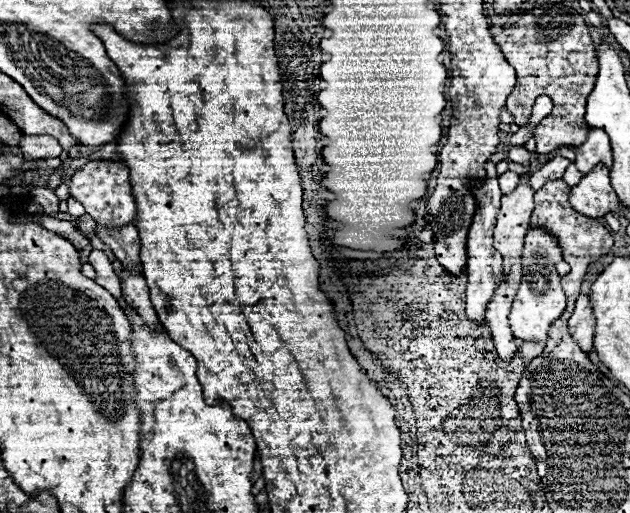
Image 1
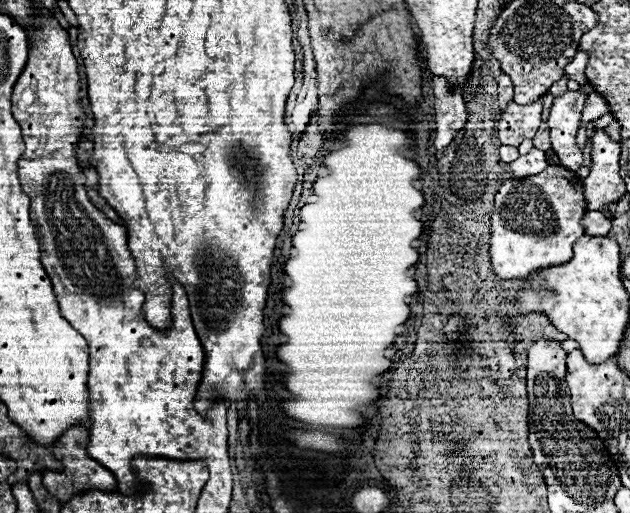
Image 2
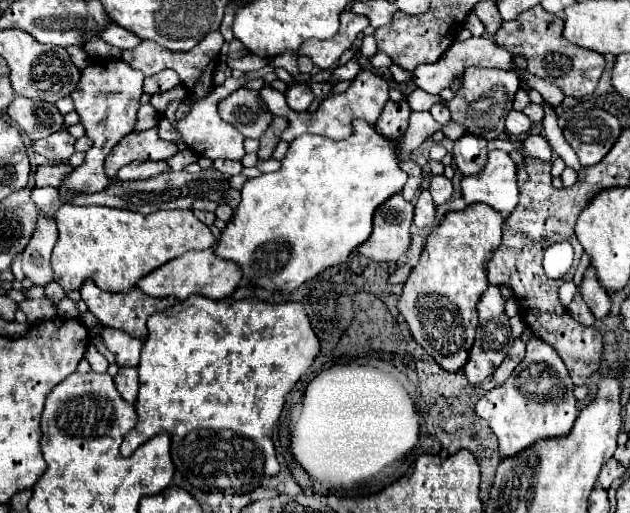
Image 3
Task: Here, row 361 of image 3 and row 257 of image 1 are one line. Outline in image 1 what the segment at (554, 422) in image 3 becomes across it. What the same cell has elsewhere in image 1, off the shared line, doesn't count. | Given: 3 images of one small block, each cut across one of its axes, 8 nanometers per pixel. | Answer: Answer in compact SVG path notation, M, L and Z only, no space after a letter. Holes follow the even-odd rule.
M528 230L524 238L524 254L522 254L524 276L510 312L510 326L512 326L514 338L538 340L546 344L548 328L556 318L562 316L566 308L566 296L560 286L560 276L556 274L556 268L554 268L554 264L558 264L560 260L562 260L562 252L550 234L542 230Z

